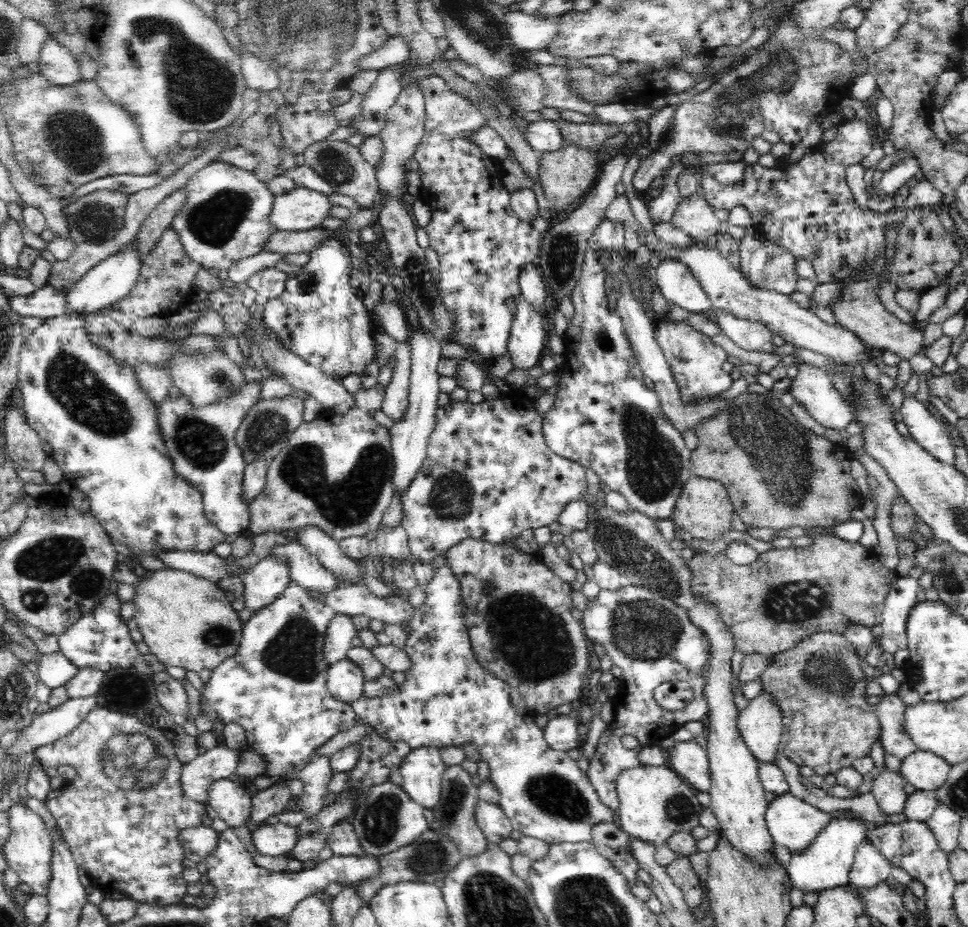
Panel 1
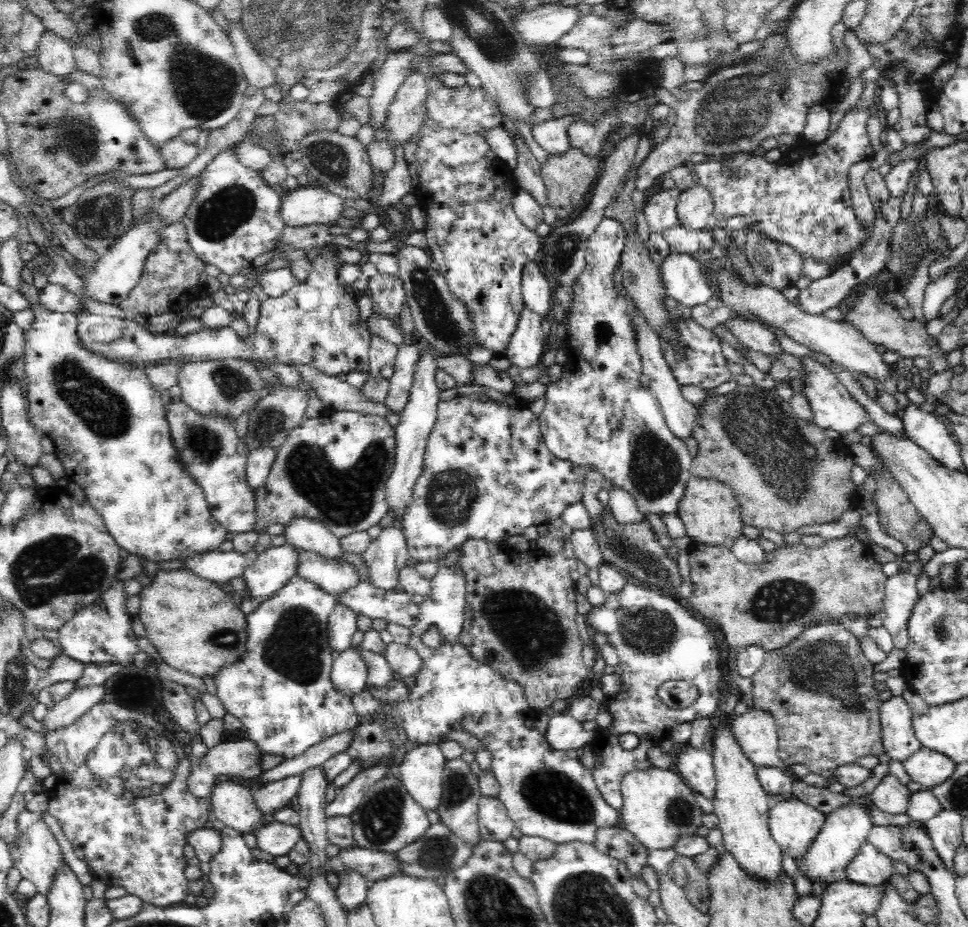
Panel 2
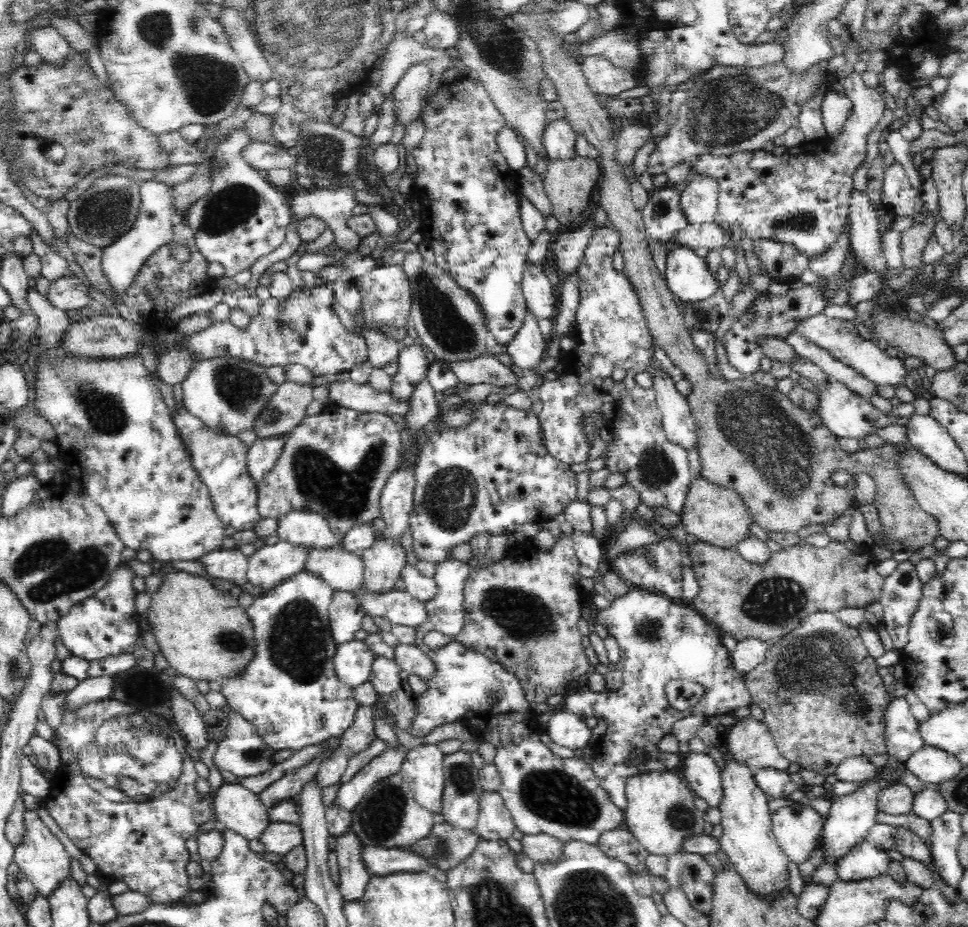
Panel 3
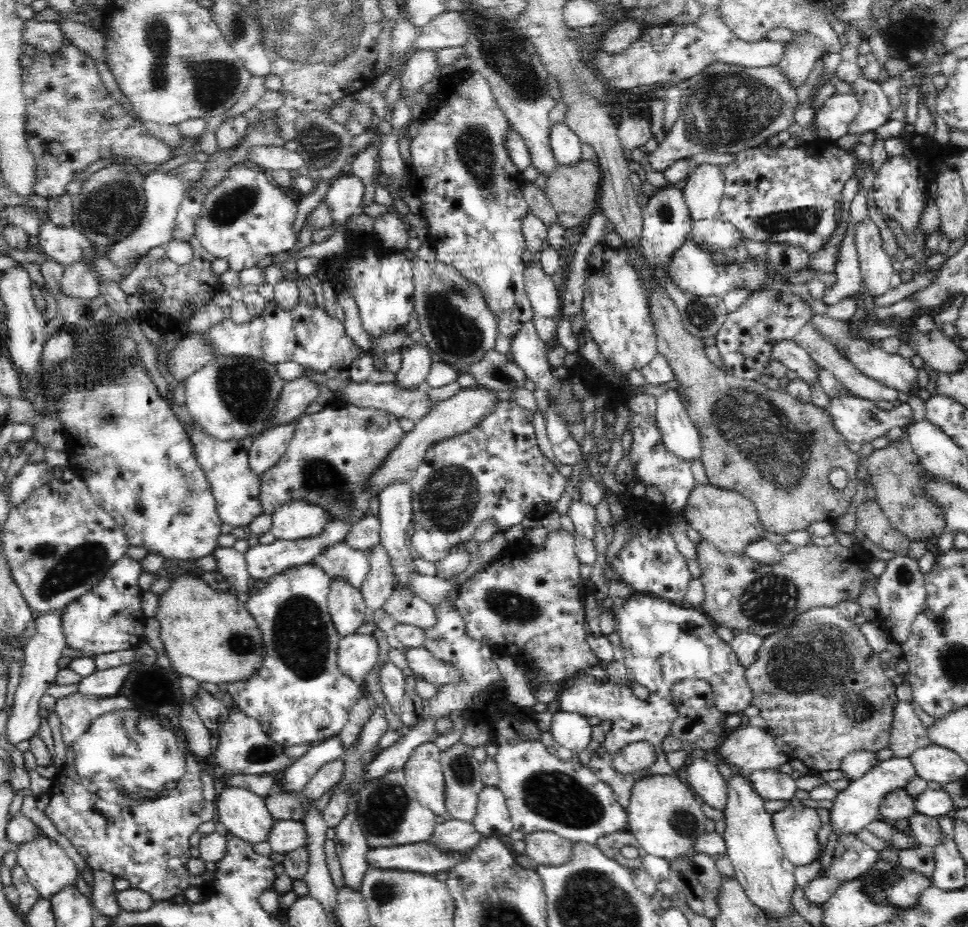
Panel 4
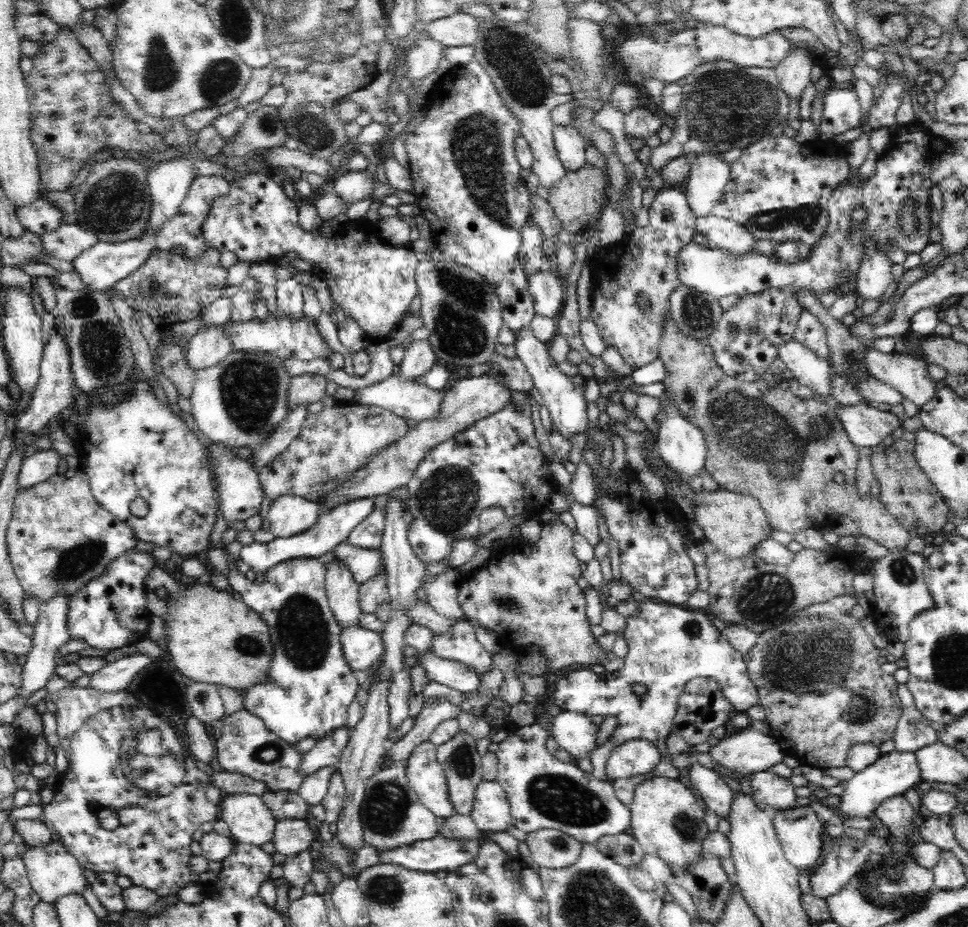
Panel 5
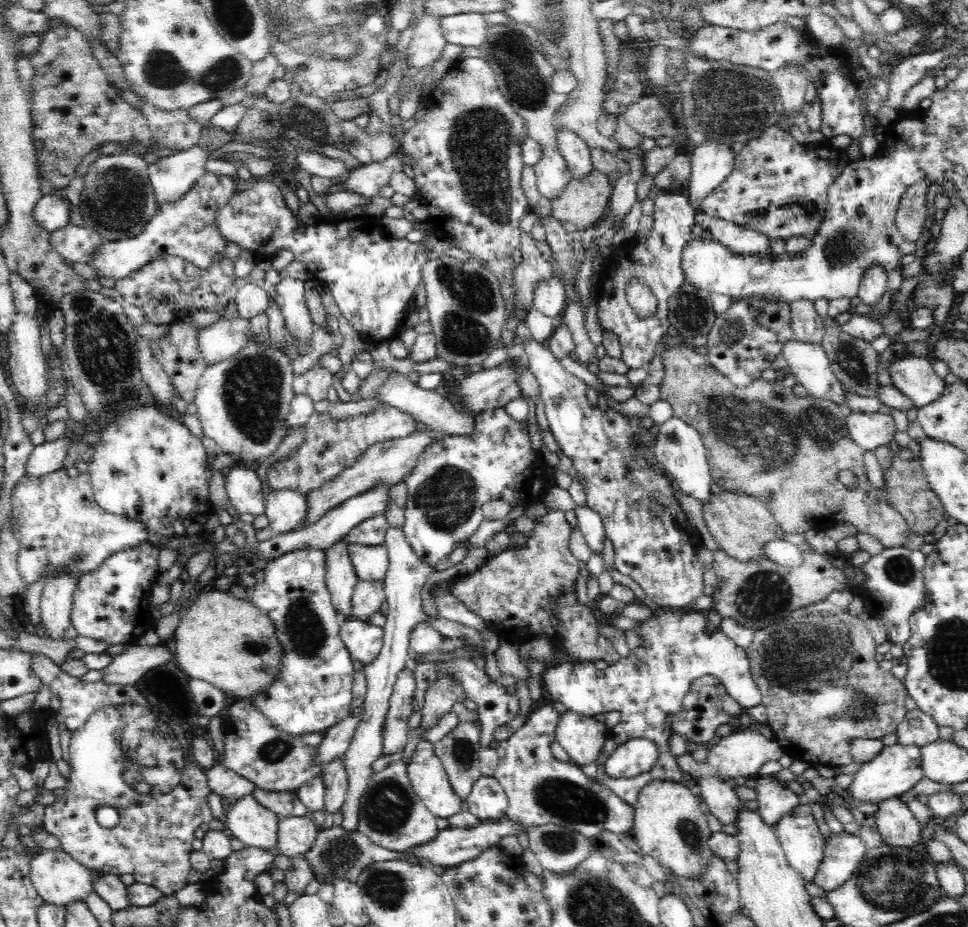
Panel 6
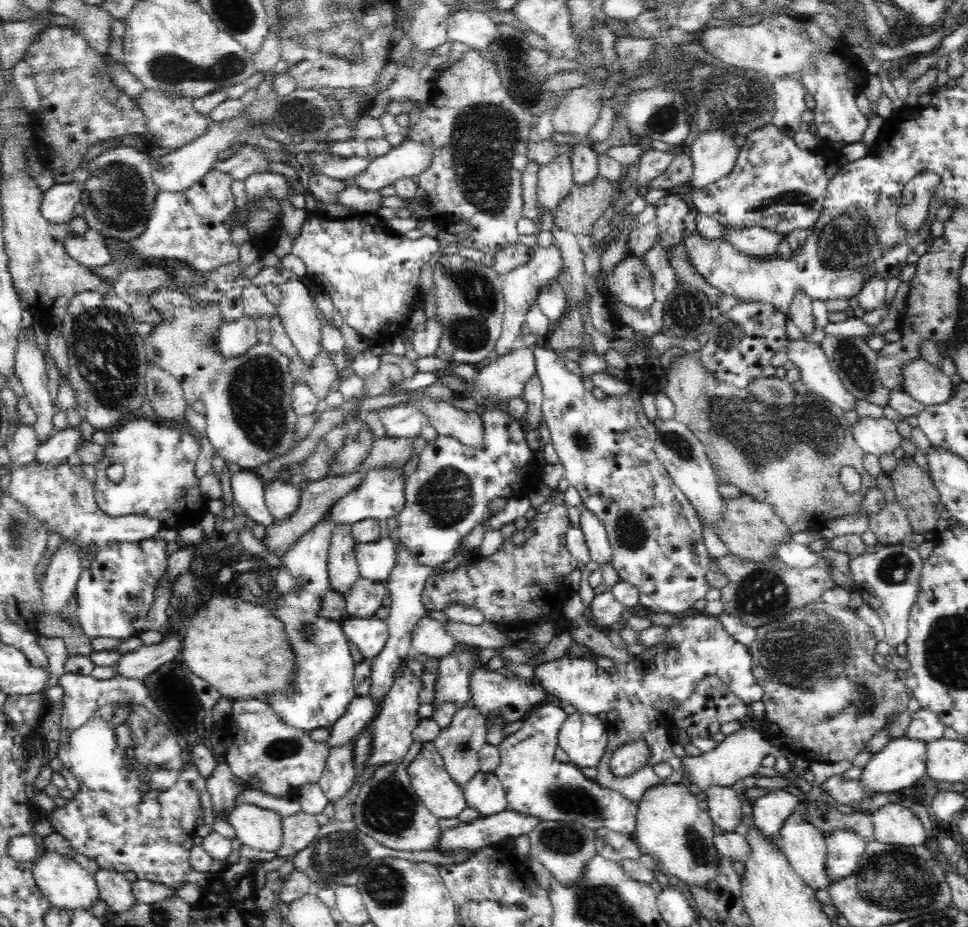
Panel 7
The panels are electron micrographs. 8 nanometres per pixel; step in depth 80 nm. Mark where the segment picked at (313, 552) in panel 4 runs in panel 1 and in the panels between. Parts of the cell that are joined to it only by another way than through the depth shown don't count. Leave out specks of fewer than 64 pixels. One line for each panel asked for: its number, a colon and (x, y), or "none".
1: (264, 582)
2: (272, 569)
3: (270, 565)

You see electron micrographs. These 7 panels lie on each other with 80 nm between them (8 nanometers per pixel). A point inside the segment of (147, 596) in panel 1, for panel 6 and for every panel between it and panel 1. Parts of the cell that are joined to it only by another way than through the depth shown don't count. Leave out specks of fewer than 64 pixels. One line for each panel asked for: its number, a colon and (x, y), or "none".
2: (197, 628)
3: (205, 634)
4: (210, 635)
5: (214, 638)
6: (226, 641)

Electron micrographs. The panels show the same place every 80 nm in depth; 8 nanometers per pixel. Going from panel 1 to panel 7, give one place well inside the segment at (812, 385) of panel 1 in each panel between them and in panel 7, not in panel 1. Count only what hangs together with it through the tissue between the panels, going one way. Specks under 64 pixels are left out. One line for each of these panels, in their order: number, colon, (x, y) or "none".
2: (834, 408)
3: (845, 414)
4: (860, 421)
5: (866, 426)
6: (869, 431)
7: (876, 436)

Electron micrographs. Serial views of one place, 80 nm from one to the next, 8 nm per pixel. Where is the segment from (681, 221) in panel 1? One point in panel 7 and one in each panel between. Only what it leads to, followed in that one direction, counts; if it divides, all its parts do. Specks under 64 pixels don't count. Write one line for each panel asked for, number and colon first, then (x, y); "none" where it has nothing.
2: (695, 208)
3: (699, 200)
4: (702, 191)
5: (709, 175)
6: (711, 163)
7: (714, 153)

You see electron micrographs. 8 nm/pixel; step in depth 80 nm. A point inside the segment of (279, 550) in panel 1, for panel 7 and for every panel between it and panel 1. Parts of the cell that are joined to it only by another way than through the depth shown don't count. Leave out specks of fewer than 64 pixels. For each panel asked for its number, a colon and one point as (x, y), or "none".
2: (333, 577)
3: (343, 570)
4: (341, 562)
5: (363, 563)
6: (370, 563)
7: (376, 559)

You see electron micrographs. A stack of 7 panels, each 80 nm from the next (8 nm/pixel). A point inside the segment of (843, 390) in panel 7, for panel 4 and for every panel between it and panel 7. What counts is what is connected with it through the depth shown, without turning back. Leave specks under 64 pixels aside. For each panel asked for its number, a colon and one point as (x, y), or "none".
4: (794, 357)
5: (811, 370)
6: (809, 363)

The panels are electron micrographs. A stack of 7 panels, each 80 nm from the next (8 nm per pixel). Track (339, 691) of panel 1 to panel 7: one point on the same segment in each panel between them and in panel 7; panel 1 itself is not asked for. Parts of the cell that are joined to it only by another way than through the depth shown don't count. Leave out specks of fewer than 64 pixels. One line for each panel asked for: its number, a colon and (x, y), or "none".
2: (348, 673)
3: (353, 661)
4: (357, 653)
5: (362, 647)
6: (364, 640)
7: (369, 634)

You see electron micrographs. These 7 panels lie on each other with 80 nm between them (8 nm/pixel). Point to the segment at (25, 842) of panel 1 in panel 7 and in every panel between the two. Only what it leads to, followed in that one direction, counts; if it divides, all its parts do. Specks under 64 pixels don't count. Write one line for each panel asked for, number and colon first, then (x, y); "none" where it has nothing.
2: (36, 854)
3: (41, 857)
4: (49, 869)
5: (53, 872)
6: (60, 880)
7: (64, 883)

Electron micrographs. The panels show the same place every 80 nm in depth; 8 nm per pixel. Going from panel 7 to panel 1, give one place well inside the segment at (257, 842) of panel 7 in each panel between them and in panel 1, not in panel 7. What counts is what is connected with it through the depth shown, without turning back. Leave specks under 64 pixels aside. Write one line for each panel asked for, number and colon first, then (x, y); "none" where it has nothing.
1: (227, 800)
2: (234, 804)
3: (239, 809)
4: (244, 814)
5: (250, 821)
6: (253, 824)

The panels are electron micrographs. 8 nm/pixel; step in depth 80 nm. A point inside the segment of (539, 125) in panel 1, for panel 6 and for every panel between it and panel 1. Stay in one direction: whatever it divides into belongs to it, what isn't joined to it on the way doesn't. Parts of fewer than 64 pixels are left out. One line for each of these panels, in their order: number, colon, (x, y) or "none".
2: (552, 135)
3: (559, 138)
4: (565, 143)
5: (570, 146)
6: (576, 152)

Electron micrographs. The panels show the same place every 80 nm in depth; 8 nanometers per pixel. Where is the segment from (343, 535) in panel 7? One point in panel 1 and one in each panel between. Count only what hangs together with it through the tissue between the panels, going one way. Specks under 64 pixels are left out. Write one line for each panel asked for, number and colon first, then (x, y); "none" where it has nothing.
1: (341, 630)
2: (342, 625)
3: (345, 614)
4: (347, 607)
5: (343, 592)
6: (341, 579)

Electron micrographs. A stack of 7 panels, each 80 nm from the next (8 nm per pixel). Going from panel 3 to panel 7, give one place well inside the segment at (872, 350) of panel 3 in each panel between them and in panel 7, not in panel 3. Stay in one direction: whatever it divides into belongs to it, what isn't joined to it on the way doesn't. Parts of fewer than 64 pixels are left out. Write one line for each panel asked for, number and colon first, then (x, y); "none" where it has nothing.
4: (892, 370)
5: (909, 375)
6: (914, 376)
7: (926, 383)

